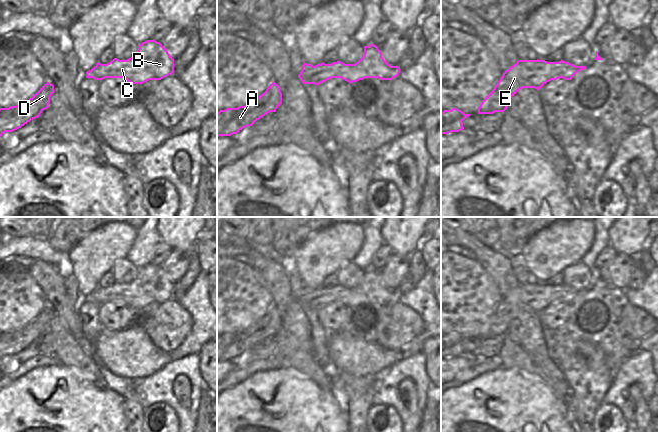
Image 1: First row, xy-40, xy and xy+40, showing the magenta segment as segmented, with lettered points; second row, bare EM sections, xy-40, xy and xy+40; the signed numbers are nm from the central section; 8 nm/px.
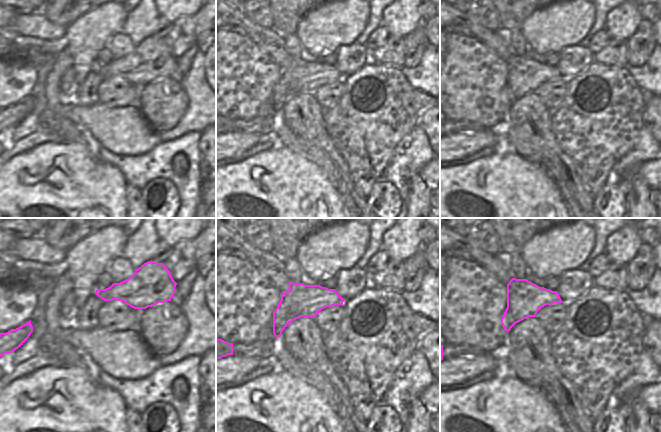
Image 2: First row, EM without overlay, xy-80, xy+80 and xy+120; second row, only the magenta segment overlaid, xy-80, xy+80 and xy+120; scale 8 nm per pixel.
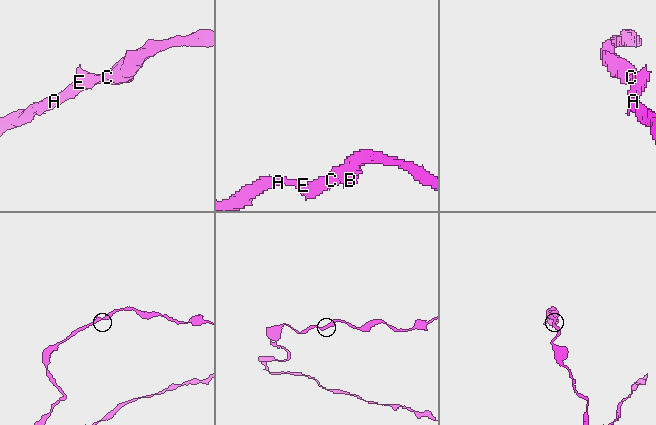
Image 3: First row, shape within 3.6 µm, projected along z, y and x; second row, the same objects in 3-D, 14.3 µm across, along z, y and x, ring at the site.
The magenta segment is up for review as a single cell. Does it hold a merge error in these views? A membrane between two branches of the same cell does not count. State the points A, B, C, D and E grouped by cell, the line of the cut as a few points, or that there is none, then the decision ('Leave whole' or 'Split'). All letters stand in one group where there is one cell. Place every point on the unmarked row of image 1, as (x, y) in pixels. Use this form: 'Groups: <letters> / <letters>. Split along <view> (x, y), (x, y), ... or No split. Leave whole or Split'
Groups: A B C D E. No split. Leave whole.

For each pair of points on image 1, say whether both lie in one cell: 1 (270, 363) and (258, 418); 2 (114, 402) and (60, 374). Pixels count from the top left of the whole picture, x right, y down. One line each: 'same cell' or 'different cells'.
1: different cells
2: same cell

